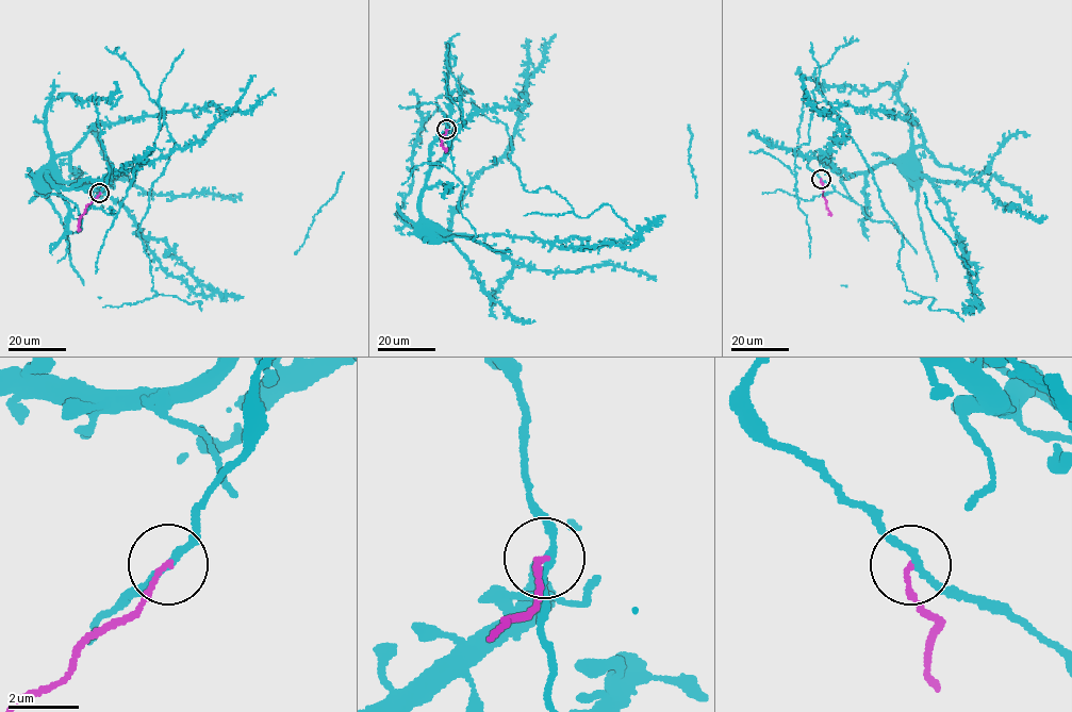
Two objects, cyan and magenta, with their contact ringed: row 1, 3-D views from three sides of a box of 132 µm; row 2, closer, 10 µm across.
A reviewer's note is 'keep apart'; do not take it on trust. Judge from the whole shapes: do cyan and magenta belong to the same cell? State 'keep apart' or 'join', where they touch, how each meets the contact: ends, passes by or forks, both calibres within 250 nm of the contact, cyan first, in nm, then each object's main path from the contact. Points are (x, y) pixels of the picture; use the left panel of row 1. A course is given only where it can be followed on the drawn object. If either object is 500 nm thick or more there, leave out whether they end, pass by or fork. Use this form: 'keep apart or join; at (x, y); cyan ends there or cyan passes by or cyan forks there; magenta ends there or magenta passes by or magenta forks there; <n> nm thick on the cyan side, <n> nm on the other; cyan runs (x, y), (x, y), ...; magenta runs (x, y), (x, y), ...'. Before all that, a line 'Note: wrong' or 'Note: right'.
Note: right
keep apart; at (99, 193); cyan passes by; magenta ends there; 190 nm thick on the cyan side, 130 nm on the other; cyan runs (99, 194), (112, 167), (100, 179), (85, 179), (71, 187), (51, 183), (46, 174), (46, 186); magenta runs (99, 194), (86, 205), (79, 218), (78, 231)

